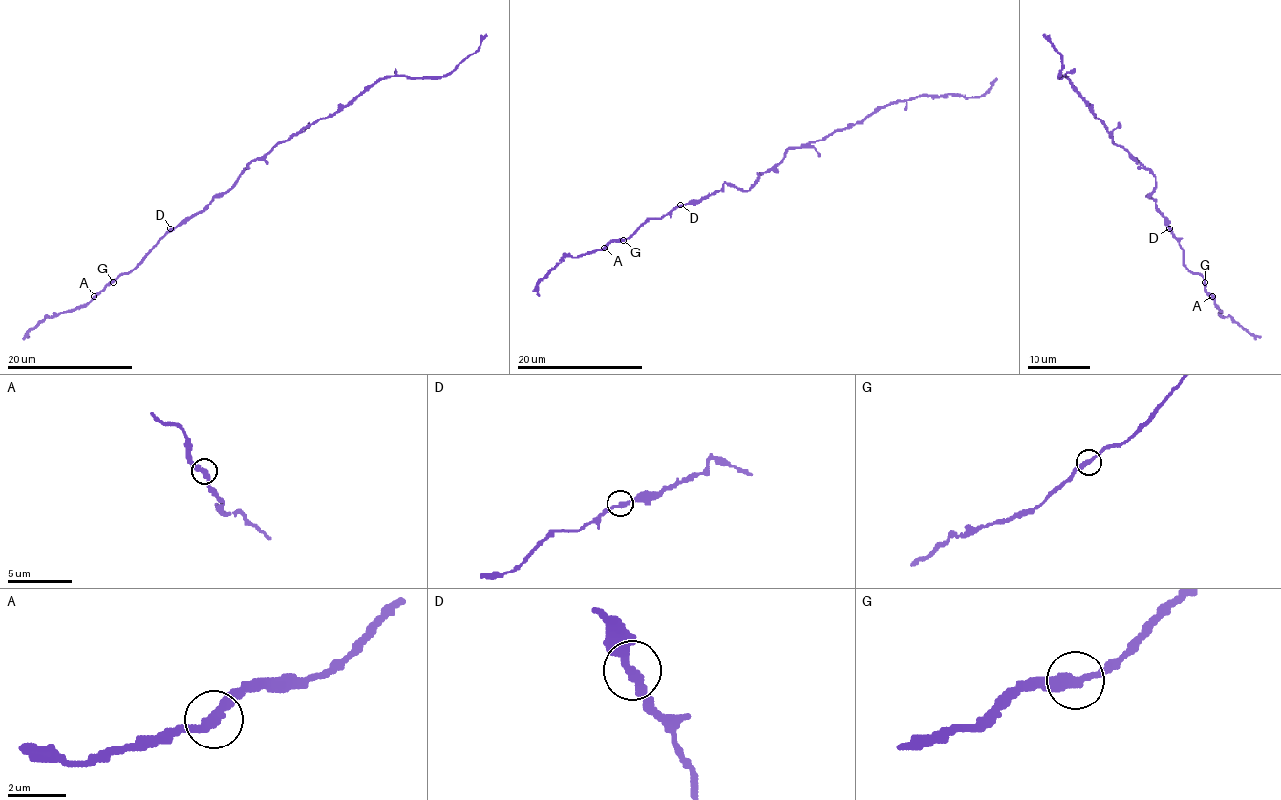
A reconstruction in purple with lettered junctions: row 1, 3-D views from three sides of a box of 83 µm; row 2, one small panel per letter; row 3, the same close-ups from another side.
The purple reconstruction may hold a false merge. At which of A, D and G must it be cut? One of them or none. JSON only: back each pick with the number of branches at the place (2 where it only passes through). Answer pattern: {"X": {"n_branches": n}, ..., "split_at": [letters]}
{"split_at": []}

